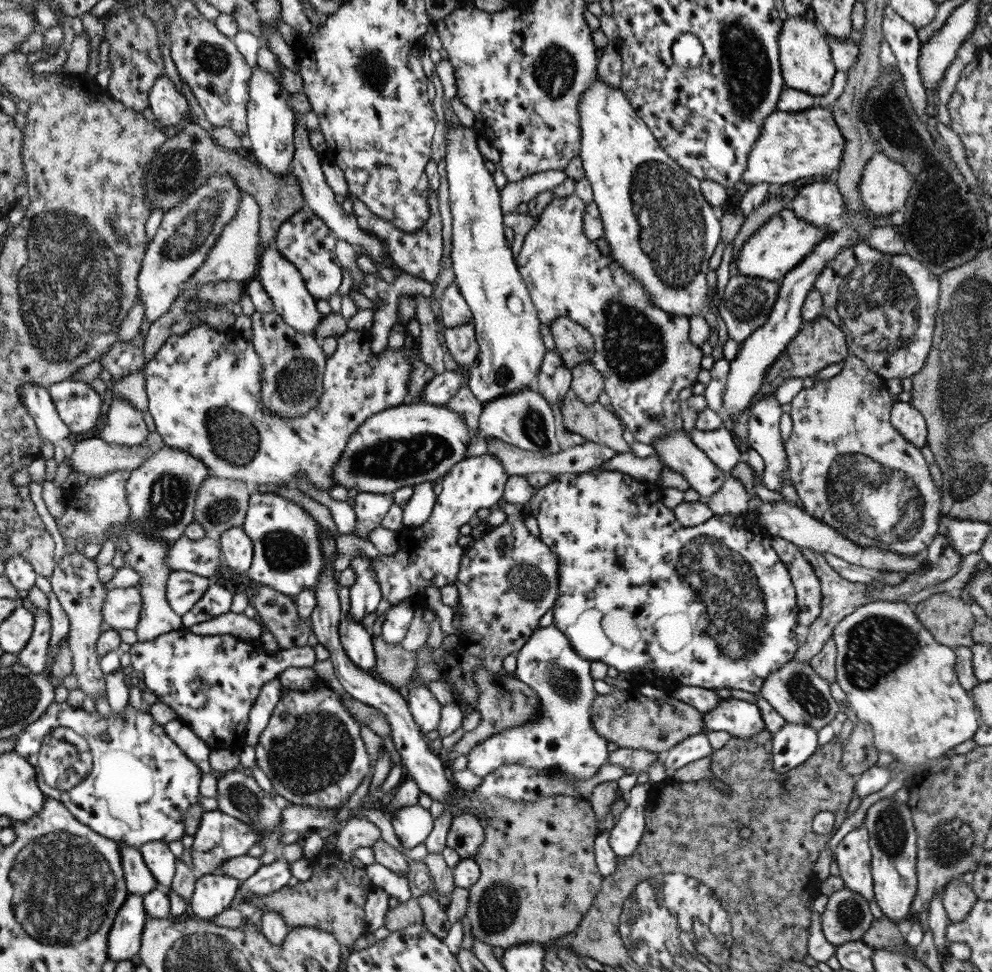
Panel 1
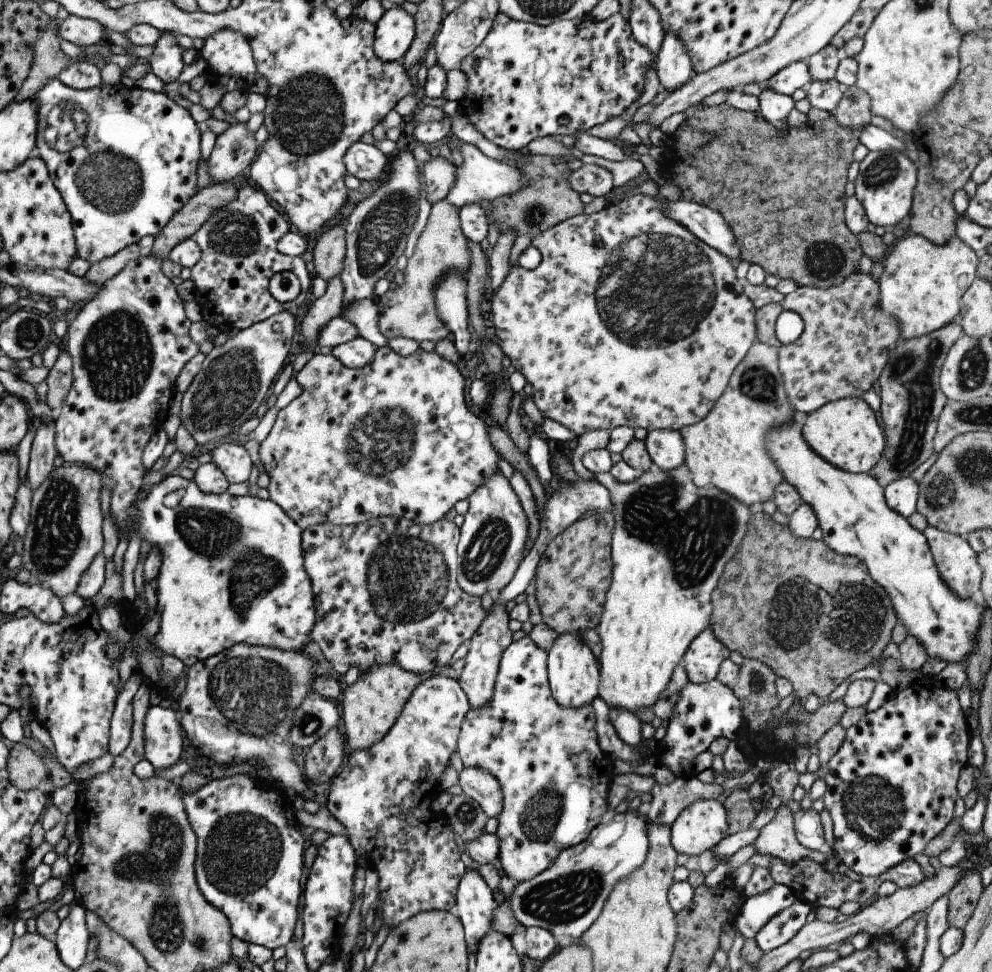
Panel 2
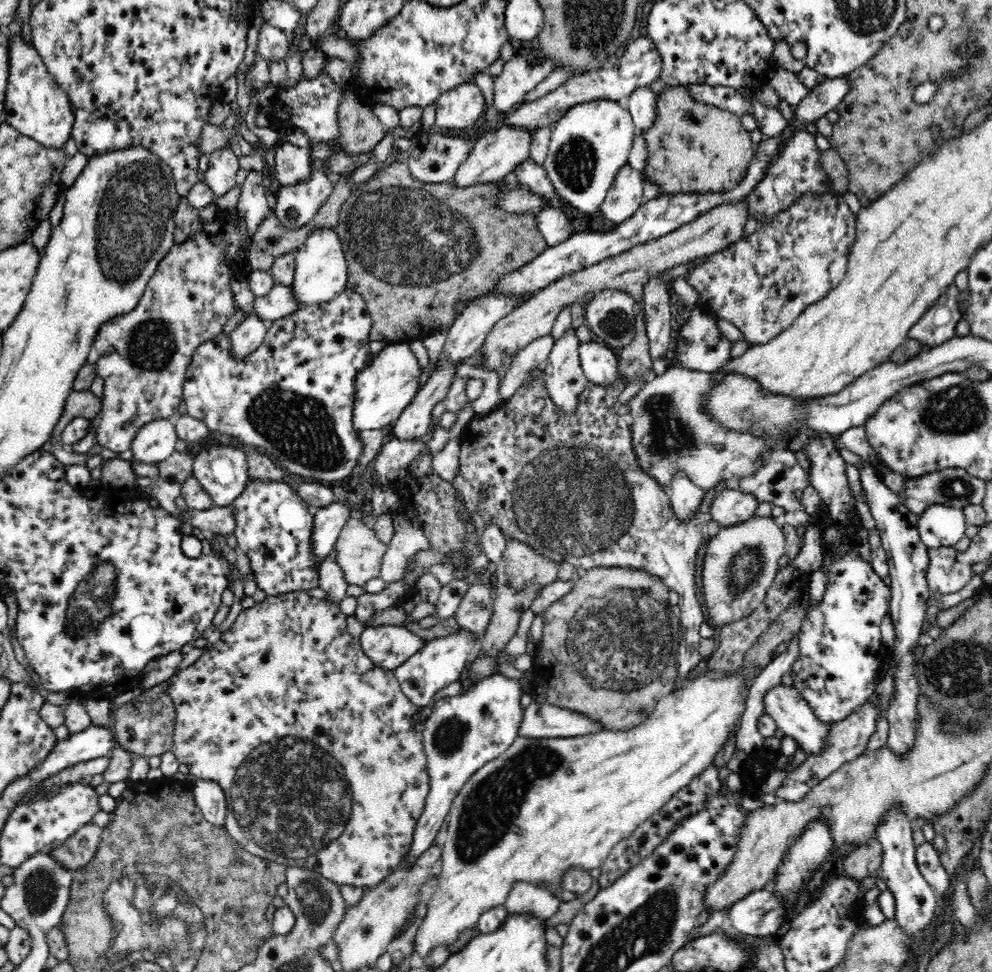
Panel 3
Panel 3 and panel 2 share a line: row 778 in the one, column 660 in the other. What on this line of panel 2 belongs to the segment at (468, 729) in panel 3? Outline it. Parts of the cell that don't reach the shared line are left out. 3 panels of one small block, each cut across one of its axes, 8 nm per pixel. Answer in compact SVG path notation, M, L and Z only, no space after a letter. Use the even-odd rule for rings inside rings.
M654 429L644 439L653 464L662 470L674 470L685 464L685 442L680 431Z

